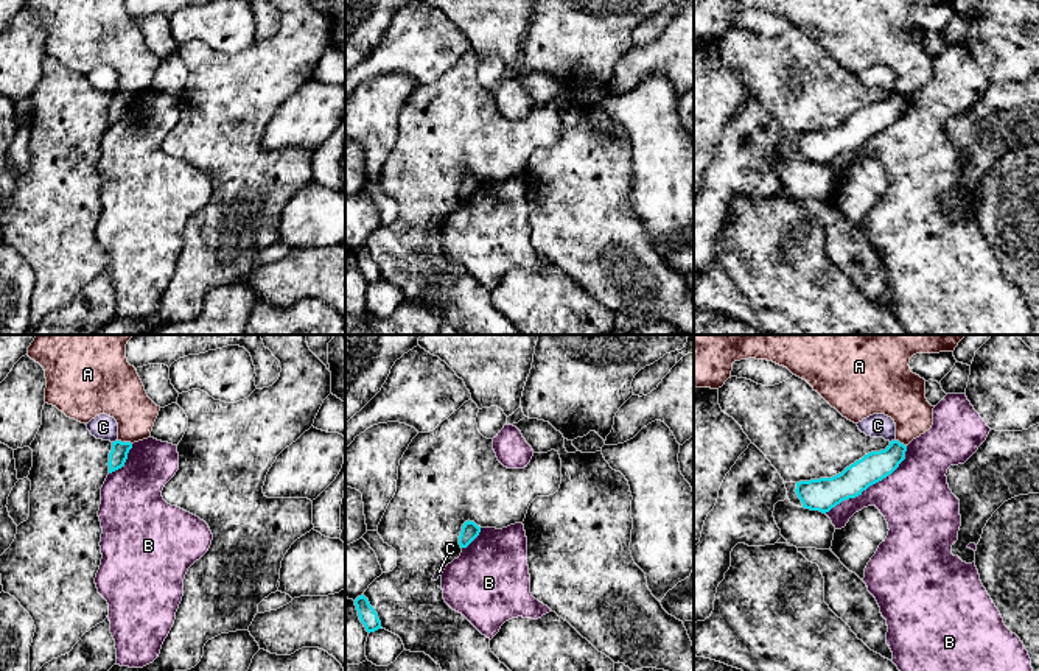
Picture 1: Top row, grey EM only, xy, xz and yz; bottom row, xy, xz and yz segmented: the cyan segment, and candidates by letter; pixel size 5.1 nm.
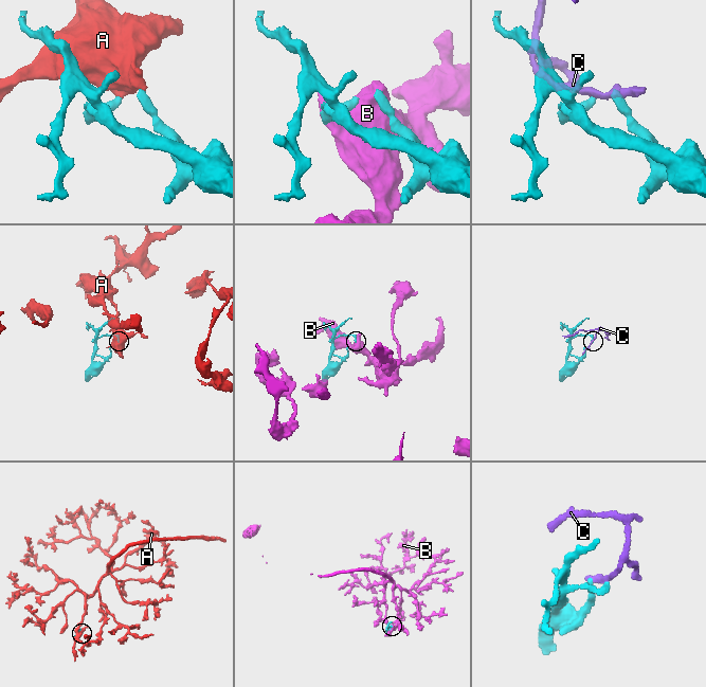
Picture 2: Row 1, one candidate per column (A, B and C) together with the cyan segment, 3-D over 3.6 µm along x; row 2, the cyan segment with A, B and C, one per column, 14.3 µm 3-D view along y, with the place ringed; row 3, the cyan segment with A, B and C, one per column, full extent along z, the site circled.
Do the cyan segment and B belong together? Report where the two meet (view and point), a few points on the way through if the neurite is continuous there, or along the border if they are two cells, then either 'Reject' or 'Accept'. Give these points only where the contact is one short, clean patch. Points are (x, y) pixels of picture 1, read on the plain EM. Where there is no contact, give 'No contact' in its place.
Touches cyan at yz (870, 136). Reject

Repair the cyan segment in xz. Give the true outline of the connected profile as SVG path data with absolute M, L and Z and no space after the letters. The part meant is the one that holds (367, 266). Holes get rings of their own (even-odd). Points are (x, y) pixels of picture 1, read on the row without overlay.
M364 246L355 251L355 257L358 262L358 268L369 285L381 280L378 265L375 263L375 260L370 257L369 251Z

